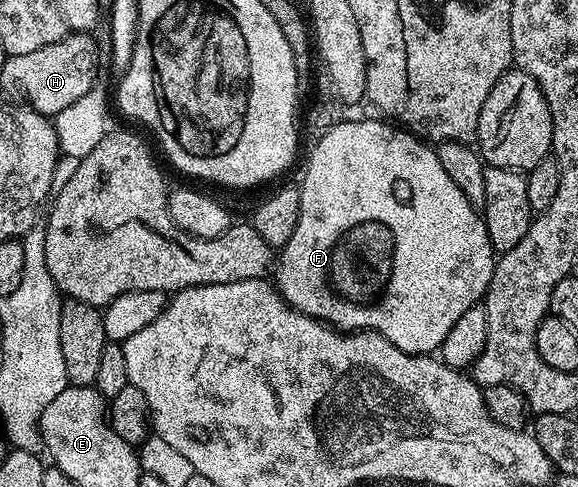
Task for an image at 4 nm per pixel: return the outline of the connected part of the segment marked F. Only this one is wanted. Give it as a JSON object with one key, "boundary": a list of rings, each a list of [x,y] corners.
{"boundary":[[[347,118],[318,137],[320,140],[316,142],[315,149],[307,160],[307,173],[303,176],[303,184],[298,185],[297,226],[293,234],[289,234],[289,242],[285,242],[285,246],[278,249],[277,263],[273,268],[273,283],[290,308],[312,316],[315,320],[321,320],[340,332],[376,332],[393,342],[393,346],[408,352],[410,356],[435,354],[445,342],[445,334],[453,330],[457,318],[461,318],[465,310],[476,307],[486,297],[487,287],[493,278],[497,253],[487,237],[487,227],[480,209],[471,204],[469,198],[465,198],[465,194],[457,190],[453,178],[445,174],[445,166],[441,166],[438,151],[430,143],[424,142],[402,127],[379,120]]]}

